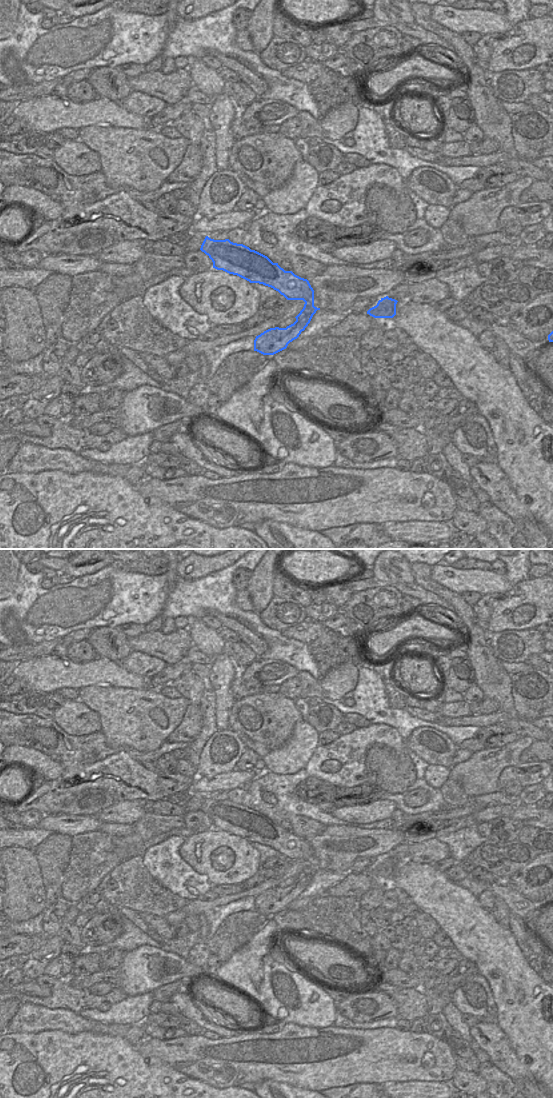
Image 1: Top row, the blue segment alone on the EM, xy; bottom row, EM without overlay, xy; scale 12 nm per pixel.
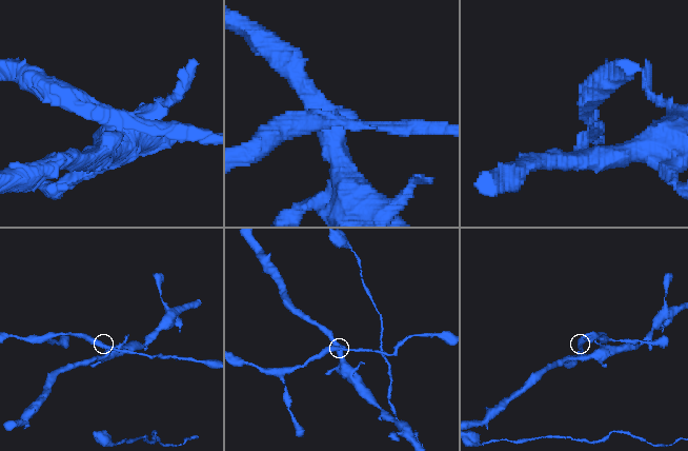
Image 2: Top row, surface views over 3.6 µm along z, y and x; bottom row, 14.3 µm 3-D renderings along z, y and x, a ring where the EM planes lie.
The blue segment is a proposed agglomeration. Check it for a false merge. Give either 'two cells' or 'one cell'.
two cells

